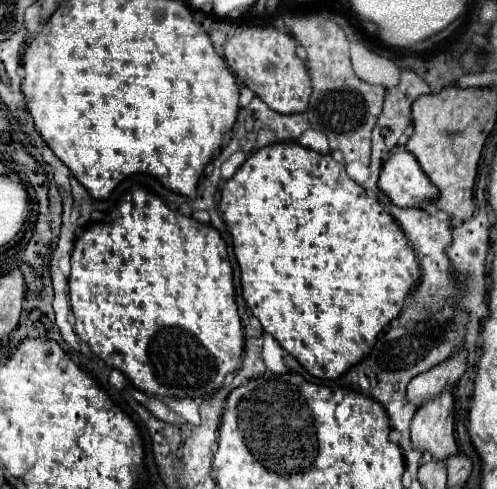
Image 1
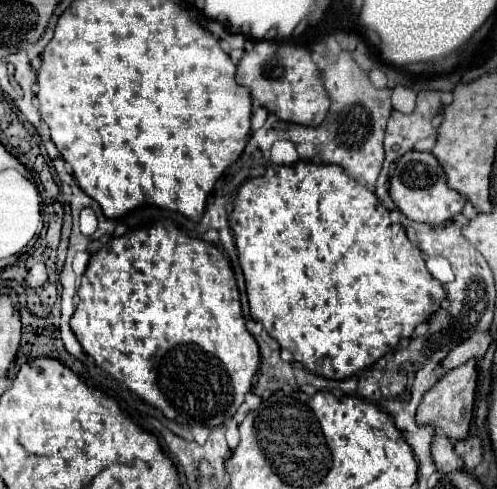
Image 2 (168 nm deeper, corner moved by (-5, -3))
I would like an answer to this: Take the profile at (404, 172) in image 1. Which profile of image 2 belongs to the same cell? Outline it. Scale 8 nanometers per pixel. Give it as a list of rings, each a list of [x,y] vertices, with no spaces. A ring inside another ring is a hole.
[[[409,151],[405,153],[397,165],[395,165],[395,175],[391,177],[389,193],[395,201],[395,205],[405,213],[407,219],[417,221],[417,223],[427,223],[433,227],[445,225],[451,221],[455,215],[459,215],[465,207],[465,197],[457,191],[453,191],[447,185],[445,171],[435,159],[433,153],[419,153],[419,151]]]

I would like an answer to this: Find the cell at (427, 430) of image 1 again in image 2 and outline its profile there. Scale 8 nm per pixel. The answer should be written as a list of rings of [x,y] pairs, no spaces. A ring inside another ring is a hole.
[[[469,359],[465,365],[459,365],[453,371],[447,371],[425,393],[425,397],[421,399],[419,409],[417,409],[417,421],[431,423],[437,433],[445,433],[449,439],[457,441],[469,433],[473,405],[475,405],[475,393],[477,393],[477,359]]]

